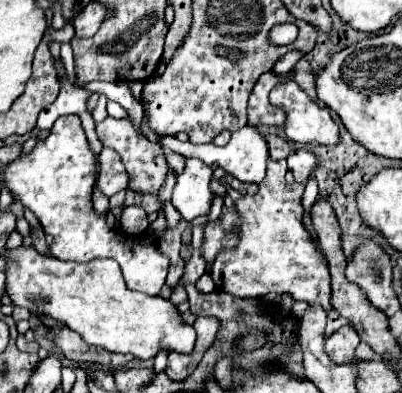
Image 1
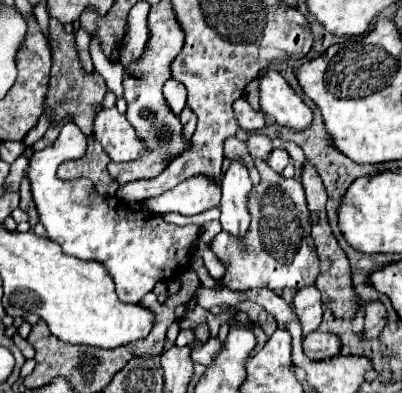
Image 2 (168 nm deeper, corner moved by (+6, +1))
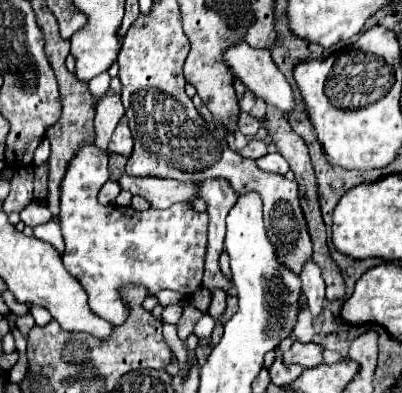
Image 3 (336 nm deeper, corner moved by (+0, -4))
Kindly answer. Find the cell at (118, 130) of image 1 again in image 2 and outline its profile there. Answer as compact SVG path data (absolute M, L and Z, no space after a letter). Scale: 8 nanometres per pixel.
M116 107L98 113L94 121L94 137L102 143L112 161L132 161L146 151L144 143L126 121L126 115L122 115Z

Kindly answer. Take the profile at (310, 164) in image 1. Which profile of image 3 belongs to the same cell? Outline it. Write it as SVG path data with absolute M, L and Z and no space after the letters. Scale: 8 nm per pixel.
M270 148L266 156L258 158L256 164L258 164L258 168L262 168L262 170L276 172L276 174L282 174L282 176L290 170L290 168L288 168L288 162L282 160L282 154L280 154L278 150L274 150L274 148Z

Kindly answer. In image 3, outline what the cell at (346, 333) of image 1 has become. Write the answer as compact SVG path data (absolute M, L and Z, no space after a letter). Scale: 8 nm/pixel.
M294 342L290 346L290 350L284 352L284 362L286 364L300 364L304 368L314 368L314 366L324 362L322 350L324 348L320 344L316 344L316 342L308 342L308 344Z

